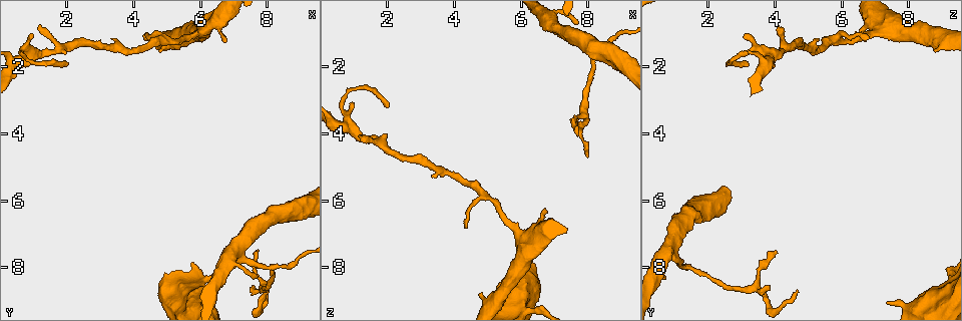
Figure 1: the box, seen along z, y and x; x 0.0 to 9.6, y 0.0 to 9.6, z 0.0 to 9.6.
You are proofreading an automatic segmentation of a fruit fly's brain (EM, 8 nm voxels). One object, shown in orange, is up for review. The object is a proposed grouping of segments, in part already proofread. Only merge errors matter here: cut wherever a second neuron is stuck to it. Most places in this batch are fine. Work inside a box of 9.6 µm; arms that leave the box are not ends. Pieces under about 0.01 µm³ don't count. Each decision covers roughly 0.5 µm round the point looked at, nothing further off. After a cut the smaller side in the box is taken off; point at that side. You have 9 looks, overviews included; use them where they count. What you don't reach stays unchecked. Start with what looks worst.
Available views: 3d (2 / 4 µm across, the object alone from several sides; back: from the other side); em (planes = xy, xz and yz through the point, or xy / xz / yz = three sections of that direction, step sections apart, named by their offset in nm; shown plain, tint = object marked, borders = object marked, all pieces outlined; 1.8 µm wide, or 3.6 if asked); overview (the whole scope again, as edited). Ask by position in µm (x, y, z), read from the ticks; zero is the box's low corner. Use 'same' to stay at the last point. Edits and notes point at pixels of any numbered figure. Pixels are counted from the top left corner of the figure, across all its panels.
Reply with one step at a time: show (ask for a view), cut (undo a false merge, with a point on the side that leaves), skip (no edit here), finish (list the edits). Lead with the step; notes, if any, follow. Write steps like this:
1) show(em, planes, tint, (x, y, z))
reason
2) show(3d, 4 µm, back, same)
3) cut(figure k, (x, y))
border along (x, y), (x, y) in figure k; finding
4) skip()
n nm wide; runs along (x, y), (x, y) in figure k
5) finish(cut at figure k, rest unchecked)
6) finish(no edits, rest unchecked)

show(3d, 4 µm, back, (6.35, 0.70, 7.30))
thin arm on a thick one

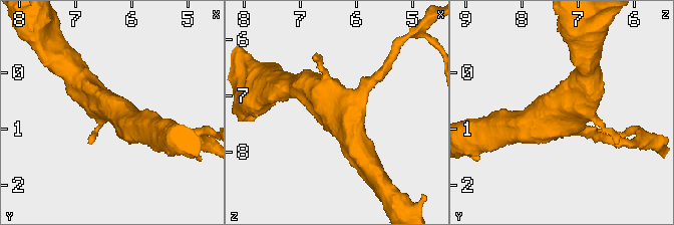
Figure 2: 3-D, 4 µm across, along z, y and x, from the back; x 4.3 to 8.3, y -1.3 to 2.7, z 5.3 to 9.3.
show(em, planes, tint, (6.30, 0.70, 7.30))
4 arms

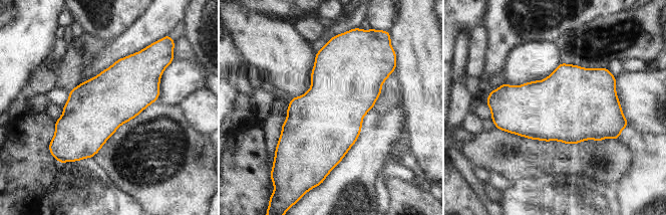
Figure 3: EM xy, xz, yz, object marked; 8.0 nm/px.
skip()
continuous, no second neuron

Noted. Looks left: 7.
show(em, planes, tint, (0.90, 1.55, 3.75))

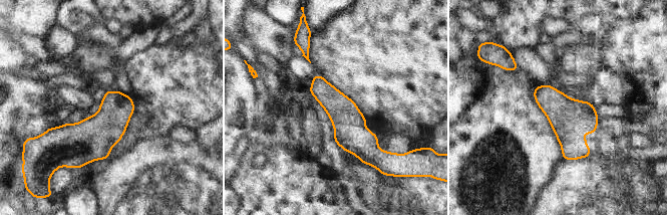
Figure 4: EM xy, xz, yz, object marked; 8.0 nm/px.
skip()
260 nm wide; runs along (315, 78), (343, 112), (367, 160) in figure 4; one neuron here

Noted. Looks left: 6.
show(3d, 4 µm, back, (5.00, 1.25, 5.85))
branch point

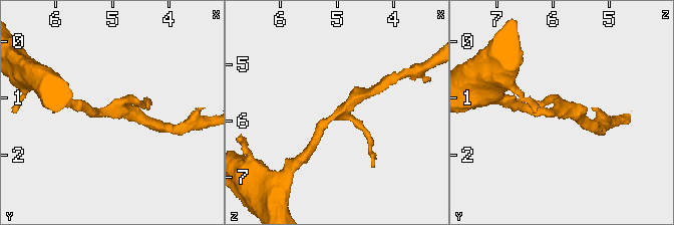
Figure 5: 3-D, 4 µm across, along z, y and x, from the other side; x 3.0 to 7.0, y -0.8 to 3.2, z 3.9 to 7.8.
show(em, planes, tint, (5.00, 1.25, 5.85))
shape alone is not enough

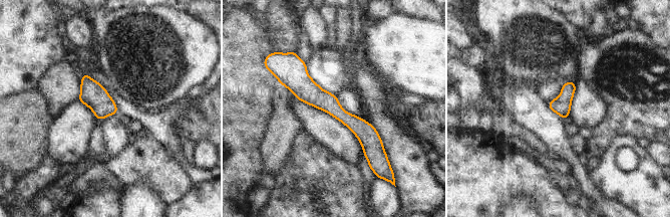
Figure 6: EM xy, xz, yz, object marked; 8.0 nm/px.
skip()
150 nm wide; continuous, no second neuron

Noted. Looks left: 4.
show(em, planes, plain, (7.25, 7.30, 0.90))
three arms meet

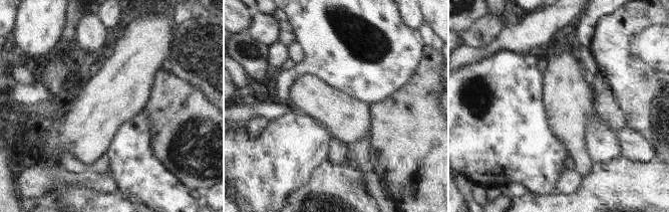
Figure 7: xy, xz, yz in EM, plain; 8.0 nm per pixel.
show(em, planes, borders, same)

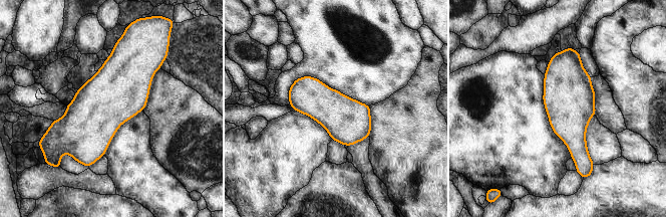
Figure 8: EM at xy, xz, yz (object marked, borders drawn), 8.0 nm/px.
skip()
continuous, no second neuron

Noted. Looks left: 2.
finish(no edits, rest unchecked)

